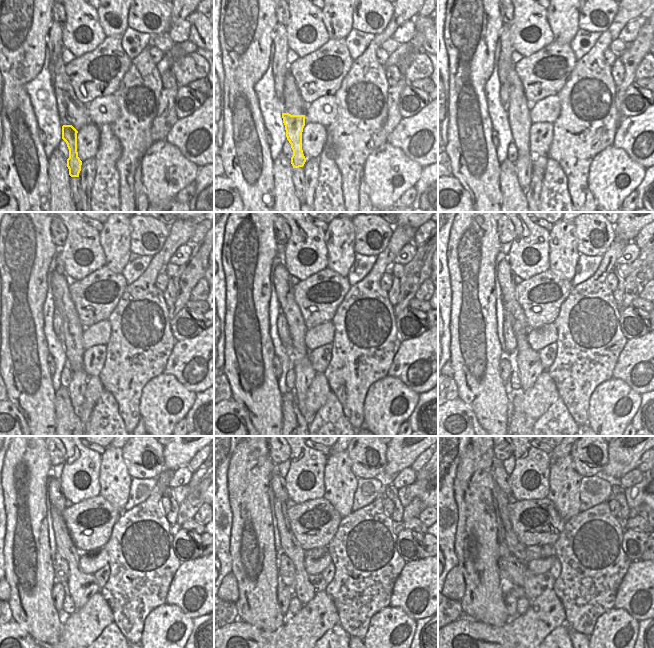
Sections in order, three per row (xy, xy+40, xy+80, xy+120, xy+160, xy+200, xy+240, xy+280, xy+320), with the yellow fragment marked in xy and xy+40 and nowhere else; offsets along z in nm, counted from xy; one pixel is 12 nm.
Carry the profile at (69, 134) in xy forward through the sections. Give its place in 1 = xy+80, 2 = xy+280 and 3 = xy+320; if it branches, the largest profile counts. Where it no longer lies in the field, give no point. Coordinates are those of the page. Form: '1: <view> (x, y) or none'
1: xy+80 (518, 109)
2: xy+280 (278, 484)
3: xy+320 (502, 482)

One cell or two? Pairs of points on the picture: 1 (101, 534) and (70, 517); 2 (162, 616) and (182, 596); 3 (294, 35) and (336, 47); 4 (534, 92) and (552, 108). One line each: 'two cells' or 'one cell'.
1: one cell
2: two cells
3: two cells
4: two cells

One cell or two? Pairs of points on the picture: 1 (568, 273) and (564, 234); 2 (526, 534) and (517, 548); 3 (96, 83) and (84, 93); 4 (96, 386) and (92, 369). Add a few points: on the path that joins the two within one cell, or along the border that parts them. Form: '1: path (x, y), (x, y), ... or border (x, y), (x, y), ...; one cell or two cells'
1: path (566, 263), (564, 244); one cell
2: border (510, 522), (517, 539), (525, 547); two cells
3: path (93, 84), (87, 90); one cell
4: border (98, 375), (91, 375), (89, 377); two cells

